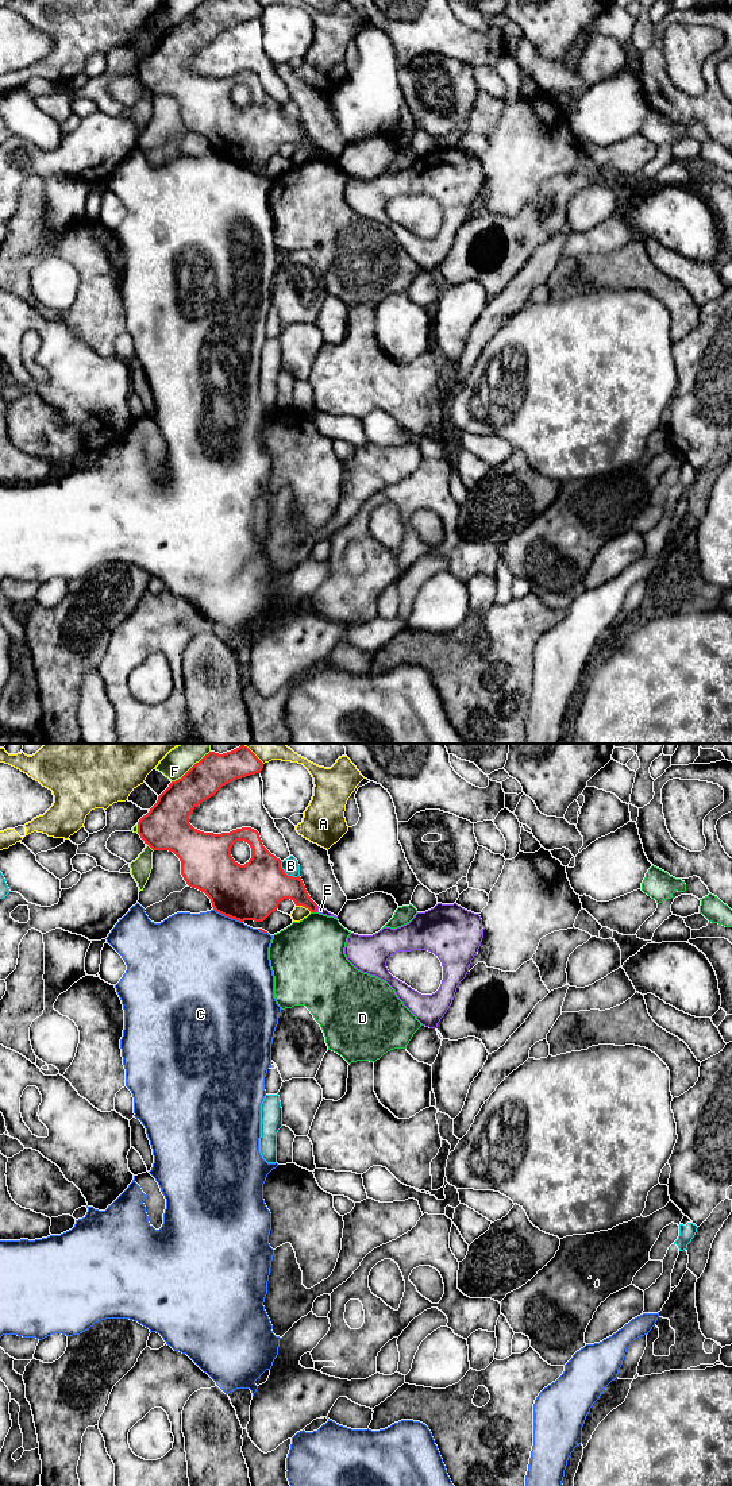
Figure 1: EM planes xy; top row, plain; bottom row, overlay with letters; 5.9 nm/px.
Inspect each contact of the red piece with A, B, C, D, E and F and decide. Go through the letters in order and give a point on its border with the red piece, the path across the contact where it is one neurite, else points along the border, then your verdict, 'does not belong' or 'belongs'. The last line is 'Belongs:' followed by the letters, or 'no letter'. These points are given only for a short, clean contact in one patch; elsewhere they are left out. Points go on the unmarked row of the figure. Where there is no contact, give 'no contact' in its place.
A: xy (304, 150) | does not belong
B: xy (286, 119) | does not belong
C: xy (228, 161) | does not belong
D: xy (314, 155) | does not belong
E: xy (316, 153) | along xy (318, 150), (315, 155) | does not belong
F: xy (189, 14) | does not belong
Belongs: no letter

